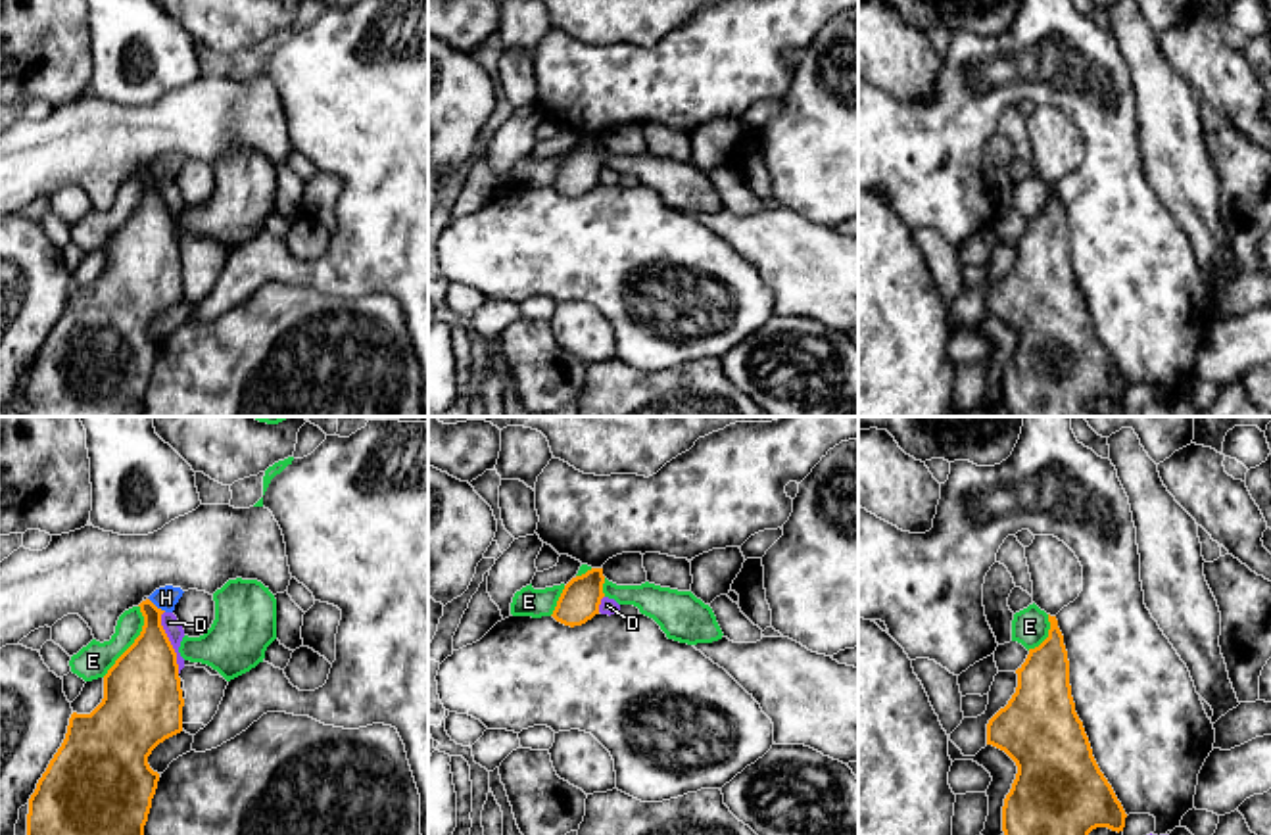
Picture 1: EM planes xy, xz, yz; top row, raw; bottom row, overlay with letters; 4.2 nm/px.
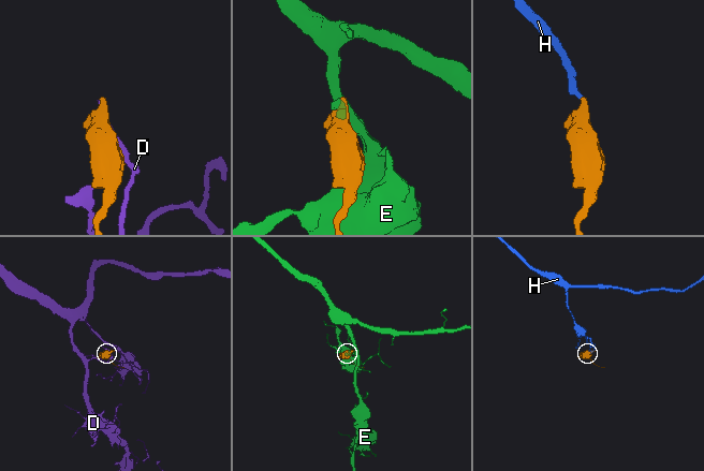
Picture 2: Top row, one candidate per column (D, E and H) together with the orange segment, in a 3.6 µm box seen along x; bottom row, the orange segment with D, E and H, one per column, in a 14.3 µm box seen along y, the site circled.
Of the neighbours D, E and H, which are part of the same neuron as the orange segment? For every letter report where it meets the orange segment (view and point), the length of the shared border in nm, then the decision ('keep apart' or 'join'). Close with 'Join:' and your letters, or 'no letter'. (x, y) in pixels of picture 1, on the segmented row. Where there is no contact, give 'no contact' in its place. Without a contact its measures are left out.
D: xy (169, 642) | 280 nm | keep apart
E: xy (135, 642) | 340 nm | keep apart
H: xy (156, 607) | 100 nm | join
Join: H

